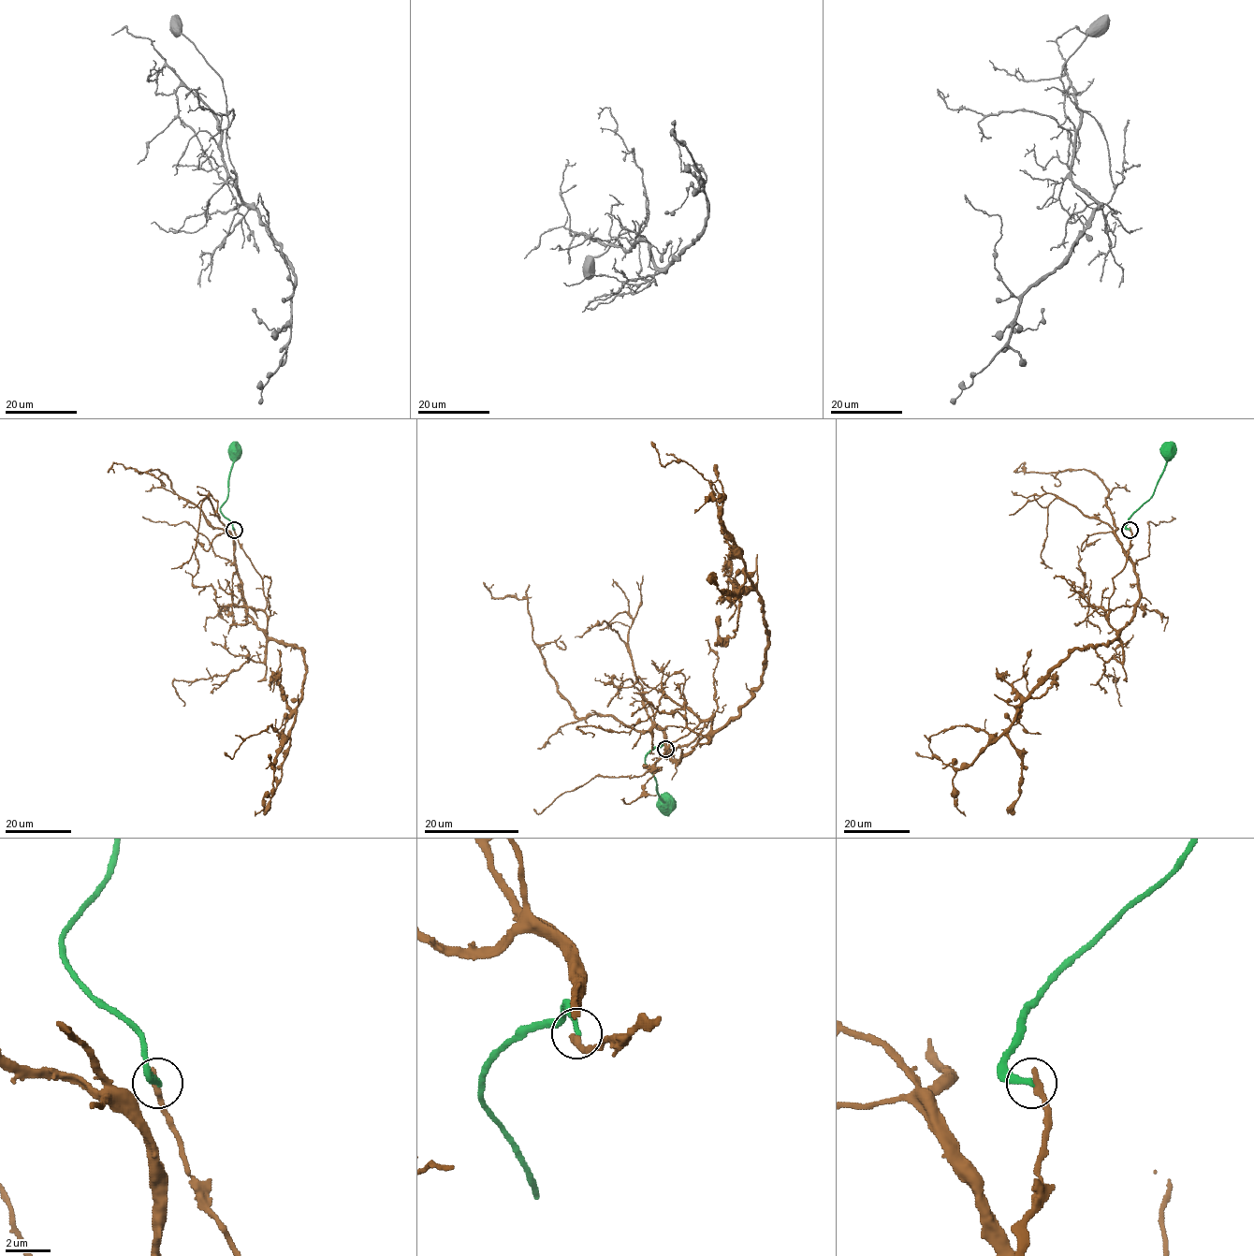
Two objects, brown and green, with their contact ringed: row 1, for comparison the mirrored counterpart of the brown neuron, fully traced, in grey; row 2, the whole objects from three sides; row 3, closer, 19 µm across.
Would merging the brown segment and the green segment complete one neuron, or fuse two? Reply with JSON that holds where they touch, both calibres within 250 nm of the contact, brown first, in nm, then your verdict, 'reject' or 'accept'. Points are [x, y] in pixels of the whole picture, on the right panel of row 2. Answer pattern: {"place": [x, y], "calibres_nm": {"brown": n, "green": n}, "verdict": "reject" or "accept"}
{"place": [1130, 530], "calibres_nm": {"brown": 400, "green": 260}, "verdict": "reject"}

